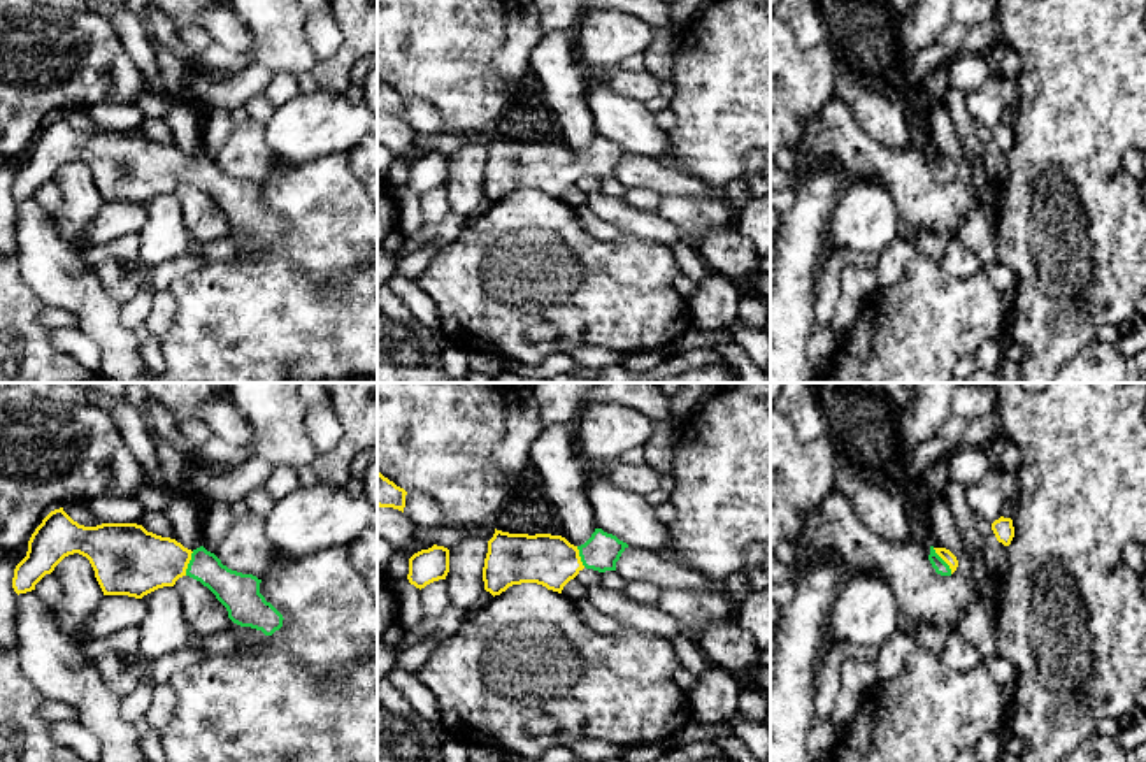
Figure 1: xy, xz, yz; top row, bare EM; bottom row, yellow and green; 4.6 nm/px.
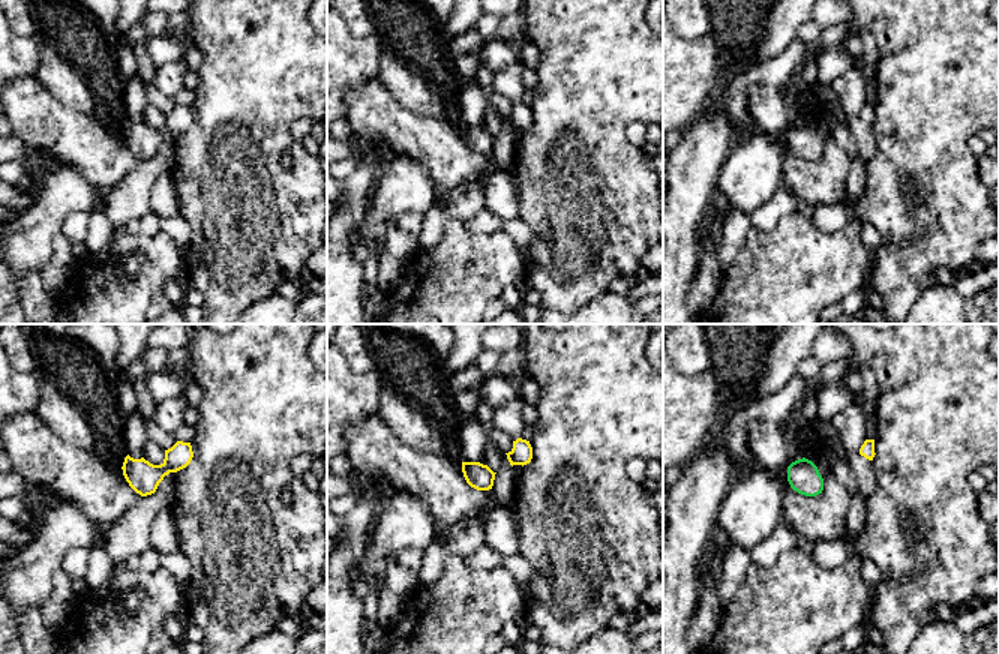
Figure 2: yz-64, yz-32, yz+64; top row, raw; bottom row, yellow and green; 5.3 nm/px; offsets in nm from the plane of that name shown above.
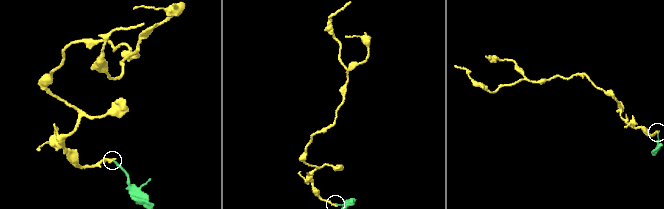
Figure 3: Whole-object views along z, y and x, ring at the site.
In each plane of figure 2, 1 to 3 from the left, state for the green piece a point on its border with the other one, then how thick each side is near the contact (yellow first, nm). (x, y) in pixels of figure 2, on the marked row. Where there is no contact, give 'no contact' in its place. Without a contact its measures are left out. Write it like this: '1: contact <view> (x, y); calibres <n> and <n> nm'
1: no contact
2: no contact
3: no contact

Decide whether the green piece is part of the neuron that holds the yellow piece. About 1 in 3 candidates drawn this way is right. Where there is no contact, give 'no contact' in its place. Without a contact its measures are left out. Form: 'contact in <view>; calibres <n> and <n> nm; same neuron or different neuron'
contact in yz; calibres 60 and 70 nm; same neuron

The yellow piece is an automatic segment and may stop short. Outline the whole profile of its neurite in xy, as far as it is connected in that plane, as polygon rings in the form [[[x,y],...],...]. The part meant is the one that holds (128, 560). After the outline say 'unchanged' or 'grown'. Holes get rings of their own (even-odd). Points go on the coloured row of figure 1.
[[[63,507],[51,511],[32,534],[26,557],[14,569],[14,592],[35,590],[46,574],[74,553],[90,560],[104,595],[142,599],[190,576],[216,595],[233,623],[265,636],[283,627],[283,615],[260,593],[261,579],[228,569],[204,546],[191,551],[137,523],[84,527]]]; grown

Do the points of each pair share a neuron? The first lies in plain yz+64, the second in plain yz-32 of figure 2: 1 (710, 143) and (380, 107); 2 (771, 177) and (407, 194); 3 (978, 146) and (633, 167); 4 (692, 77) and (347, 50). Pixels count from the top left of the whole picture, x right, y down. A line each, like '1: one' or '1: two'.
1: two
2: one
3: two
4: one

